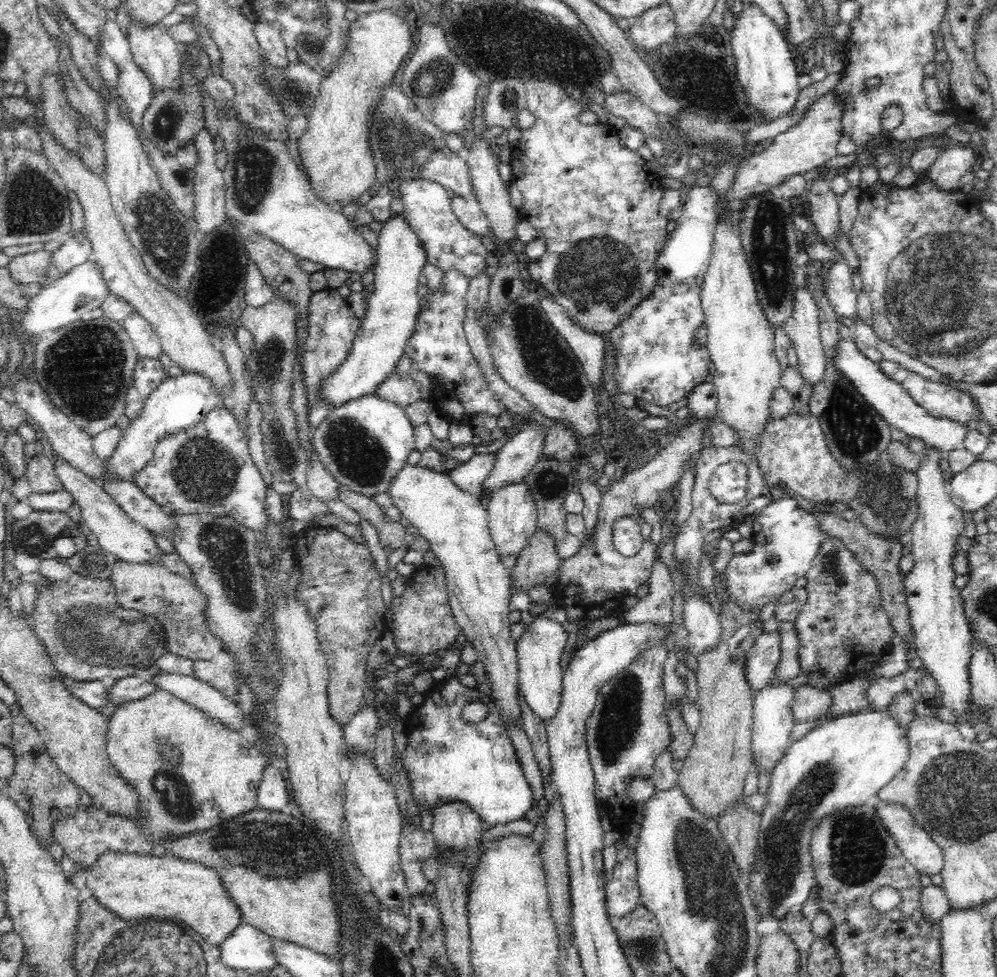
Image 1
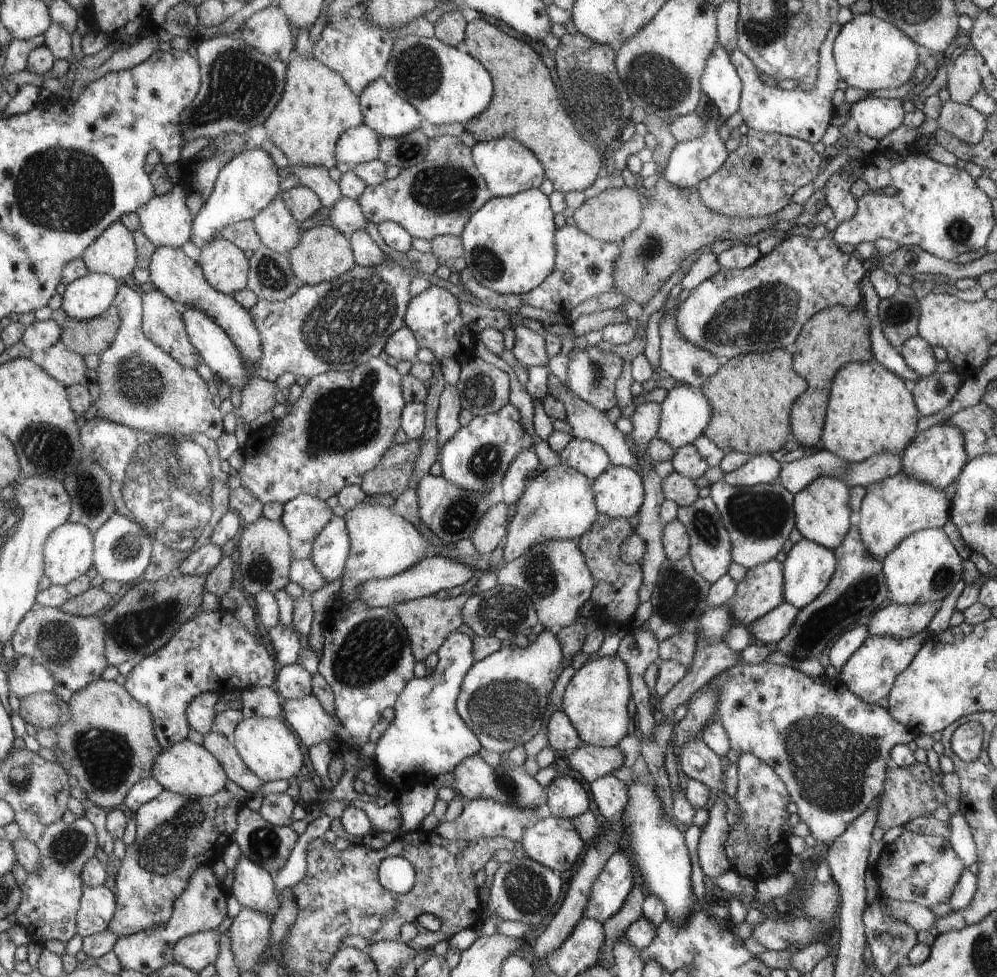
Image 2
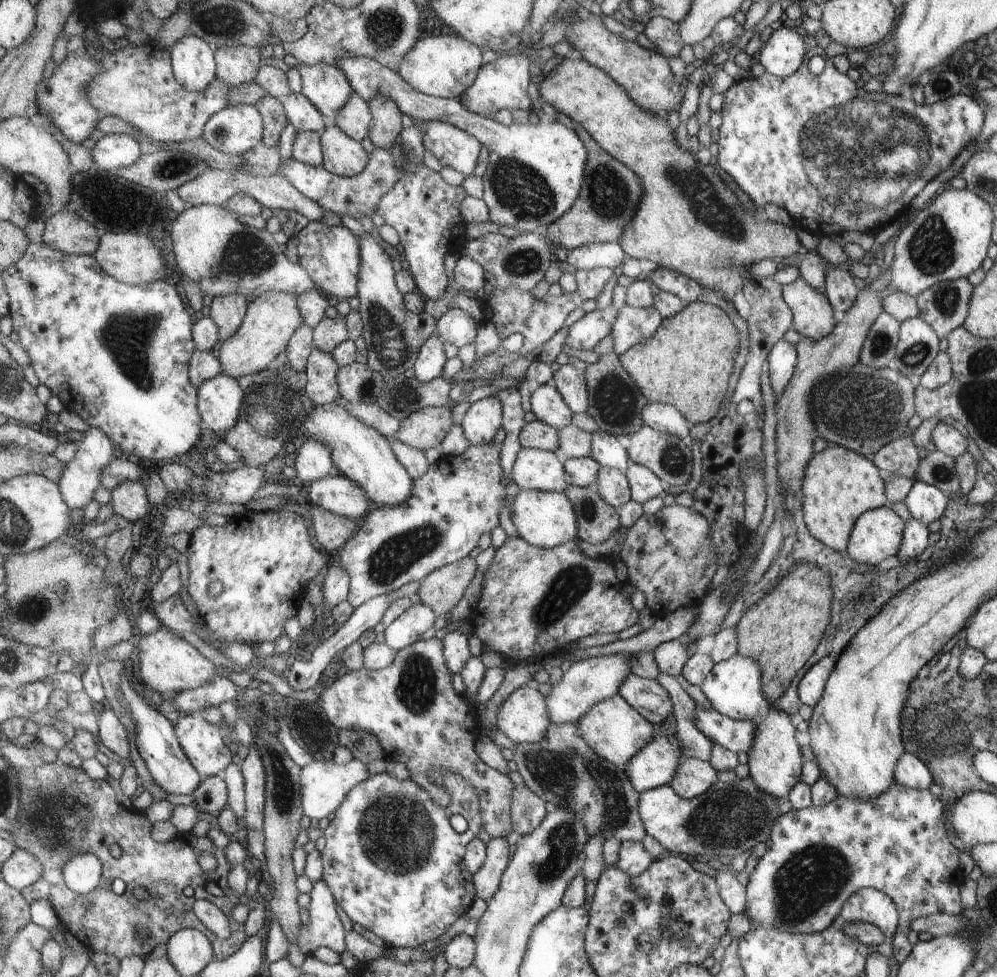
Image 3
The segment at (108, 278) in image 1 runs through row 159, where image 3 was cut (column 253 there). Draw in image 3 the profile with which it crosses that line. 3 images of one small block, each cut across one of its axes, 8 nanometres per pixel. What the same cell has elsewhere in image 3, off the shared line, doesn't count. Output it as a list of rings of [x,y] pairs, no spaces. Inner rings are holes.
[[[223,46],[214,50],[216,76],[230,87],[252,84],[262,66],[264,52],[249,46]]]

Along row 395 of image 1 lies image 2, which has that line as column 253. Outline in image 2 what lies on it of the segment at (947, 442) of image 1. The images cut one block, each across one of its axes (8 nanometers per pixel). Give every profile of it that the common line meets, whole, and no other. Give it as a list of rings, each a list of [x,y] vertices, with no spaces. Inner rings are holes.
[[[241,854],[234,872],[231,895],[244,908],[274,916],[280,900],[276,881],[270,872]]]

